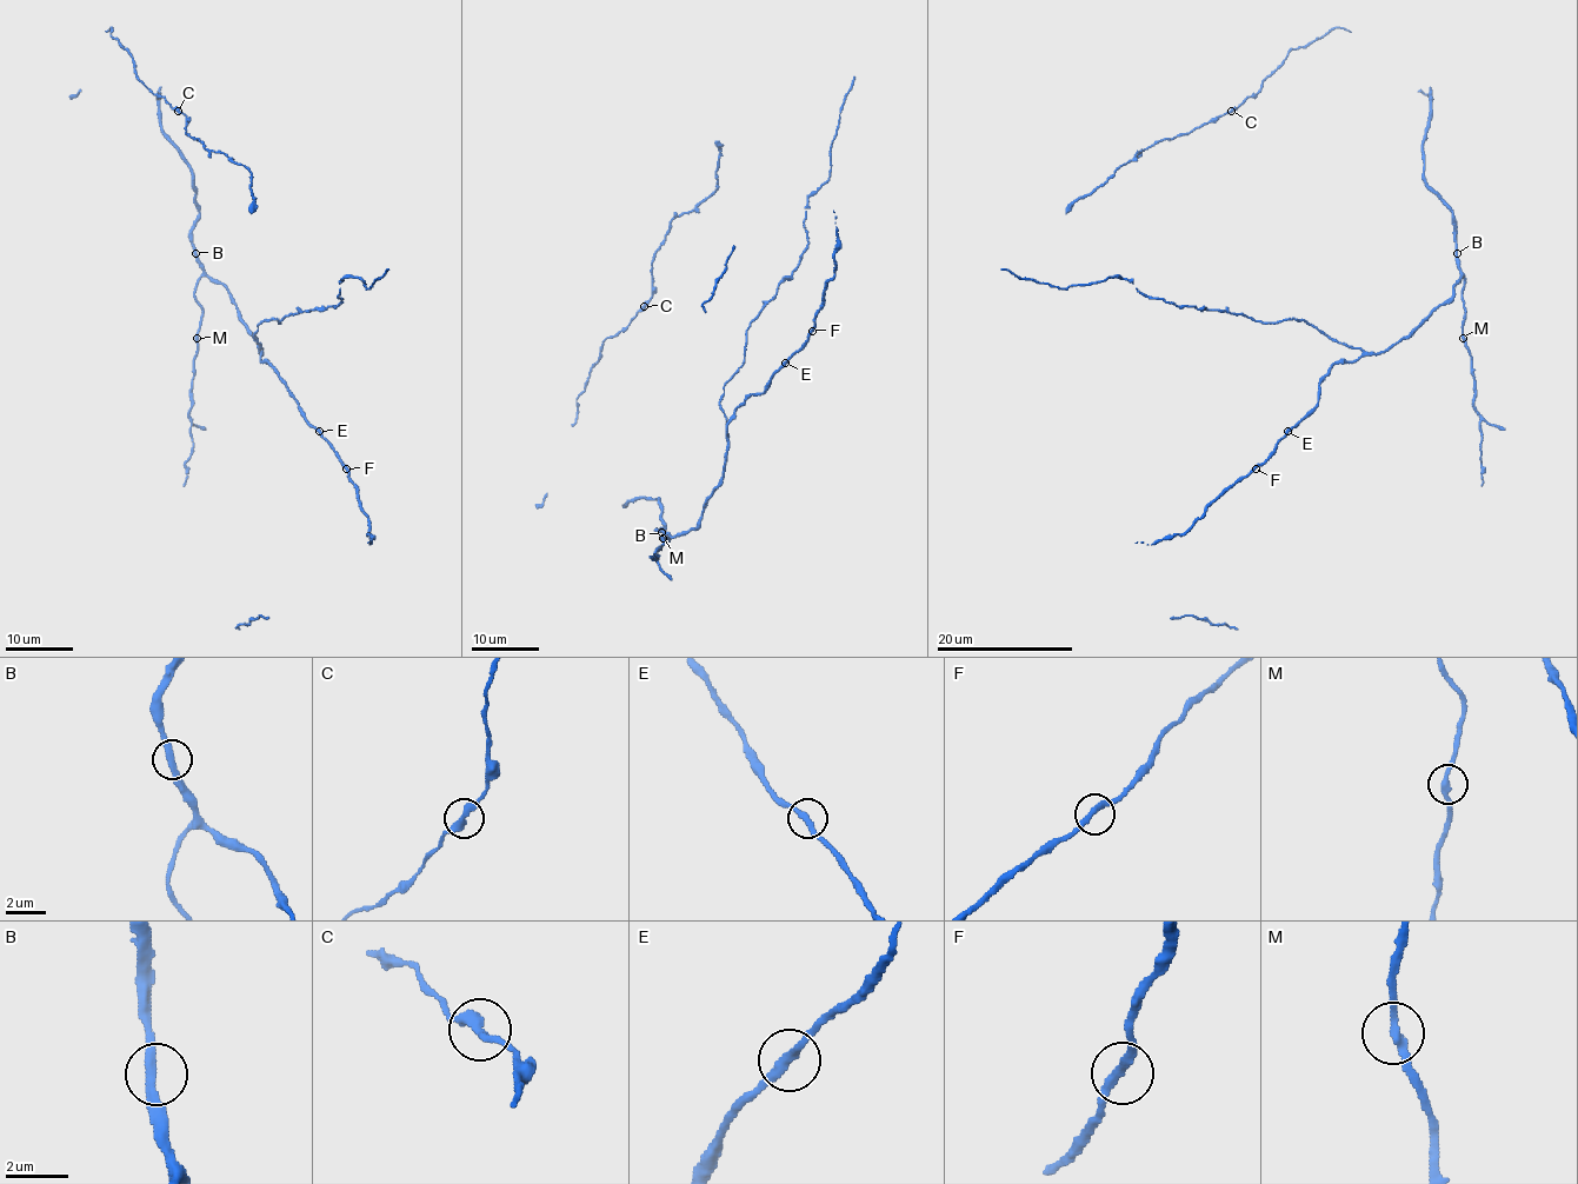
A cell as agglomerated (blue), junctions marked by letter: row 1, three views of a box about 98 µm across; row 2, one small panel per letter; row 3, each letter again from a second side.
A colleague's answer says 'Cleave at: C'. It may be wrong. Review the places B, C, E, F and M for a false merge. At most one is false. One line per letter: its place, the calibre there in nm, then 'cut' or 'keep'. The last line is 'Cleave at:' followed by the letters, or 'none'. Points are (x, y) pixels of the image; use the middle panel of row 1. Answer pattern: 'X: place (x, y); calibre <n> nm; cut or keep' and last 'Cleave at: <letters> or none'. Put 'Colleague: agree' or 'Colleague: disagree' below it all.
B: place (661, 532); calibre 320 nm; keep
C: place (644, 306); calibre 320 nm; keep
E: place (785, 363); calibre 320 nm; keep
F: place (812, 331); calibre 320 nm; keep
M: place (663, 538); calibre 280 nm; keep
Cleave at: none
Colleague: disagree

